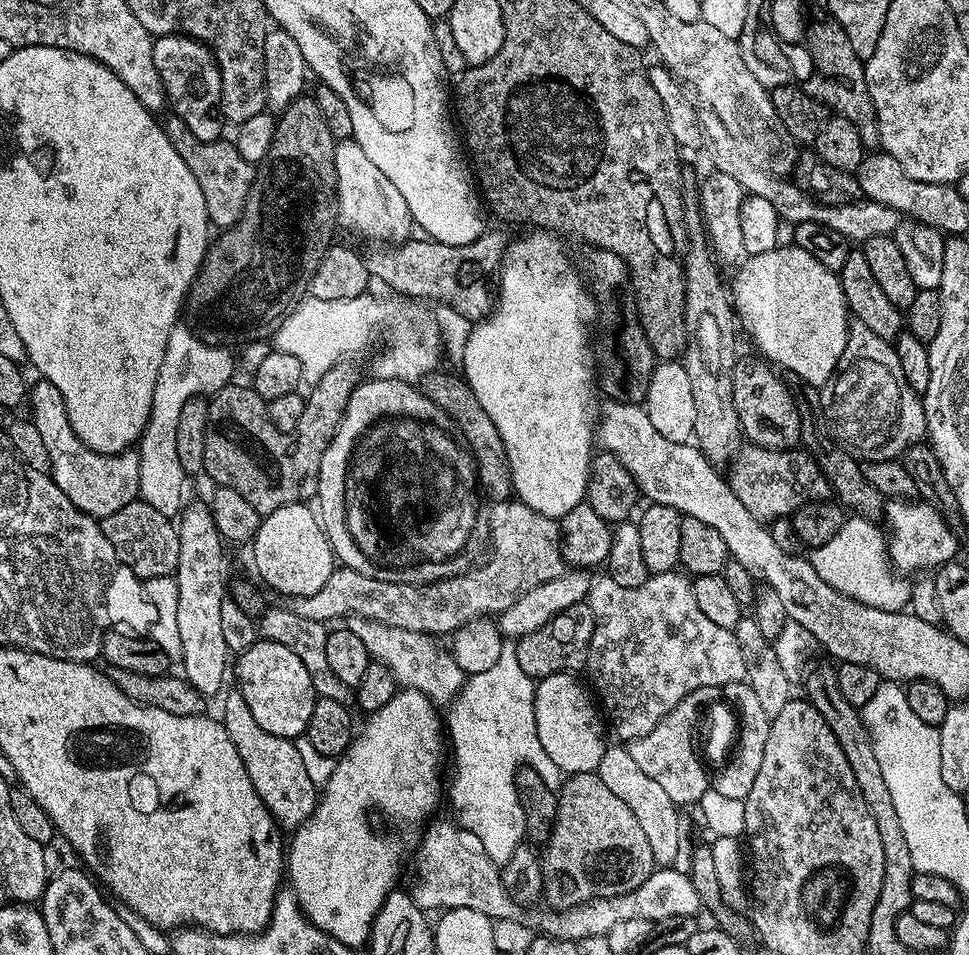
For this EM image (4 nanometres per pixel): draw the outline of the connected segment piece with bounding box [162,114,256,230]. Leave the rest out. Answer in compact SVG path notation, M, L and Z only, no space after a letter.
M174 114L169 115L168 121L166 119L163 121L162 127L164 133L170 138L174 150L178 150L182 162L186 162L186 166L190 166L190 174L194 174L194 178L198 178L200 196L206 198L209 225L216 230L235 226L246 206L246 198L255 180L255 165L246 162L246 158L242 158L242 154L238 154L235 143L228 141L227 144L227 139L202 142L202 138L196 137L190 131L190 126L186 126L186 122L182 122L182 118L178 118Z

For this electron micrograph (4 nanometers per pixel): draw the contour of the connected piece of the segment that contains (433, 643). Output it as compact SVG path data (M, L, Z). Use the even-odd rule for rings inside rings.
M363 618L355 621L354 631L358 634L358 638L362 638L362 646L366 646L369 657L373 661L387 666L401 689L420 692L437 706L450 705L465 683L465 669L458 666L458 662L452 657L451 651L445 645L443 648L440 645L441 641L439 639L433 638L427 633L391 628L389 624L379 624L376 620L366 620Z

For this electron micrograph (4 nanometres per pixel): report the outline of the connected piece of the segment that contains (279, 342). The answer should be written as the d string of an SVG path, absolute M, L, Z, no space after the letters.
M386 294L358 298L305 298L274 333L275 351L294 354L304 370L305 381L319 382L335 364L364 352L384 332L388 345L372 360L371 375L377 380L405 380L408 384L423 381L425 376L441 367L442 347L438 326L427 303L404 295Z

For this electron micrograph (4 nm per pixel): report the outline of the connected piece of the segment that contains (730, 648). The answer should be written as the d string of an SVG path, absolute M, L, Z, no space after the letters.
M673 570L649 575L648 580L642 582L642 586L618 586L618 582L614 582L606 574L601 575L601 580L598 581L597 579L595 583L591 585L586 603L592 607L594 622L596 623L594 626L594 634L590 638L586 672L592 675L593 685L591 684L591 687L598 697L599 703L602 705L603 711L606 713L606 720L610 725L611 731L613 728L613 730L621 736L621 741L637 740L646 734L650 734L650 730L654 730L654 726L658 726L658 722L662 722L662 718L666 714L670 714L670 710L674 710L674 706L678 706L678 702L682 702L694 690L698 690L702 686L710 686L711 688L720 690L723 689L725 684L741 683L748 675L746 658L742 658L742 646L738 642L735 631L731 628L723 628L714 622L710 622L710 618L706 618L706 614L702 614L701 607L699 607L698 602L694 600L692 580L679 571Z

